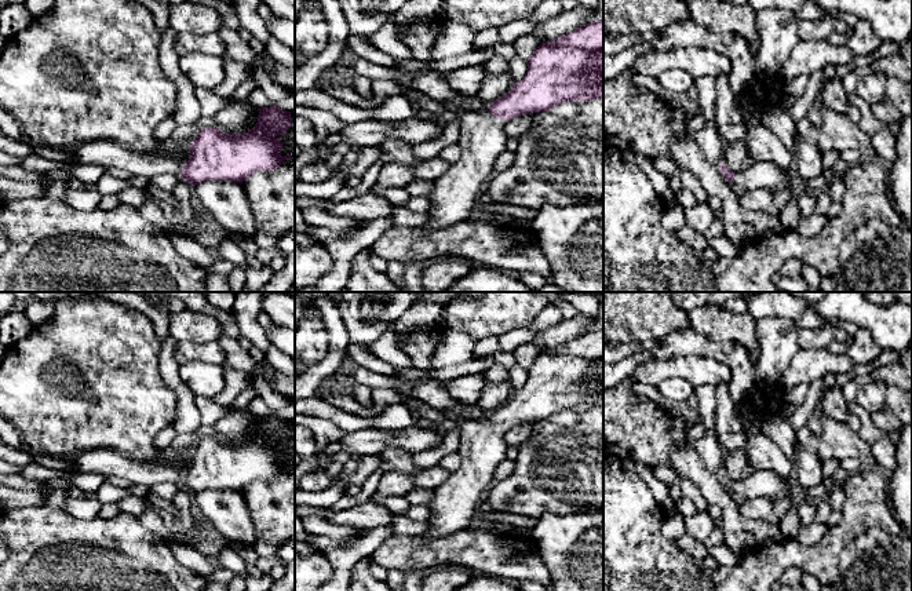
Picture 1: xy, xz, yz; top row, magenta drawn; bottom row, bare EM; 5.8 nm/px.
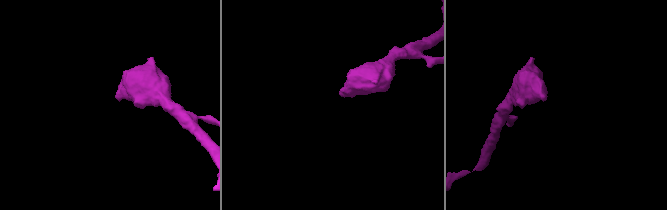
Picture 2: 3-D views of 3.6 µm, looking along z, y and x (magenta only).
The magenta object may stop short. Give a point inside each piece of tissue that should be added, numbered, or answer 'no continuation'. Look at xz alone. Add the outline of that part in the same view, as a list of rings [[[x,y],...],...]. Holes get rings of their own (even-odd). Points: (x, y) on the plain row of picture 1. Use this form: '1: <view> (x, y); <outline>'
1: xz (453, 504); [[[489,420],[462,422],[457,449],[460,467],[431,490],[433,497],[427,504],[431,515],[426,519],[428,529],[420,537],[444,539],[470,528],[473,518],[479,514],[496,466],[506,457],[504,431]]]

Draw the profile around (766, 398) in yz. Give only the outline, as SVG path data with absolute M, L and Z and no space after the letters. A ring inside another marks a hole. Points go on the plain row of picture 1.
M756 383L745 400L736 404L736 408L738 413L741 411L754 411L765 419L780 412L788 412L785 388L783 383Z

